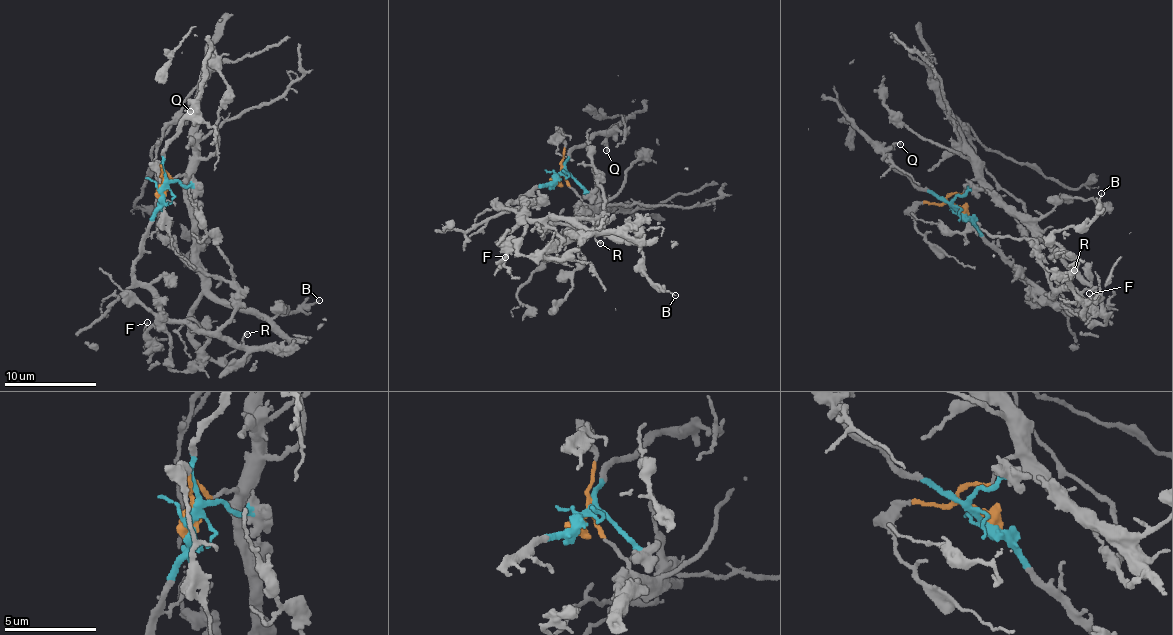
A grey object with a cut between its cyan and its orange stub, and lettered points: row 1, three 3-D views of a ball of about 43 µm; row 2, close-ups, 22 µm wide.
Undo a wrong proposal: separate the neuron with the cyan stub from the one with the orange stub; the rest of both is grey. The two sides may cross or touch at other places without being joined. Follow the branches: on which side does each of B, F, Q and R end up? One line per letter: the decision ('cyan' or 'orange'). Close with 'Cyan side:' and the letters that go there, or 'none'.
B: orange
F: cyan
Q: cyan
R: cyan
Cyan side: F, Q, R

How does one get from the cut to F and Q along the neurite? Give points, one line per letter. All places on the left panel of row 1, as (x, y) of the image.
F: (162, 188), (164, 197), (134, 268), (161, 315), (148, 331), (153, 348), (146, 321)
Q: (162, 188), (162, 158), (189, 107), (190, 111)

